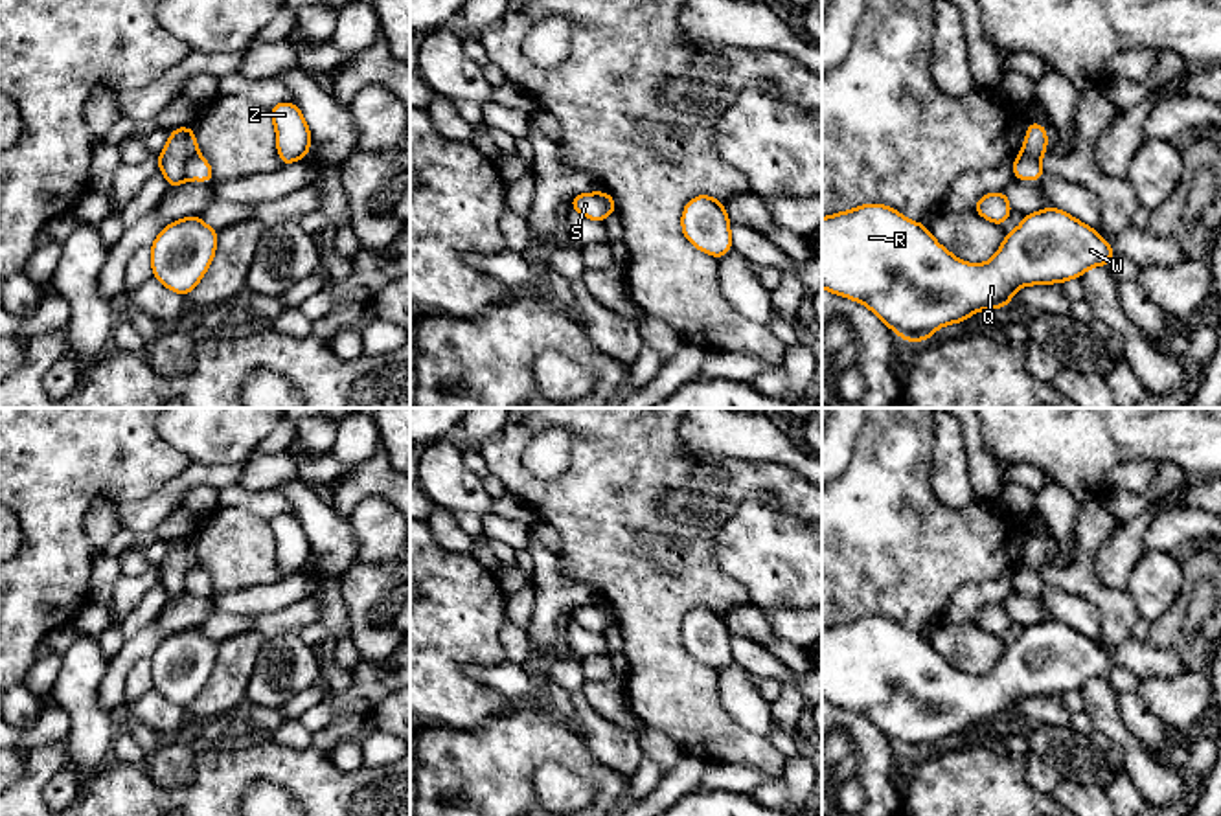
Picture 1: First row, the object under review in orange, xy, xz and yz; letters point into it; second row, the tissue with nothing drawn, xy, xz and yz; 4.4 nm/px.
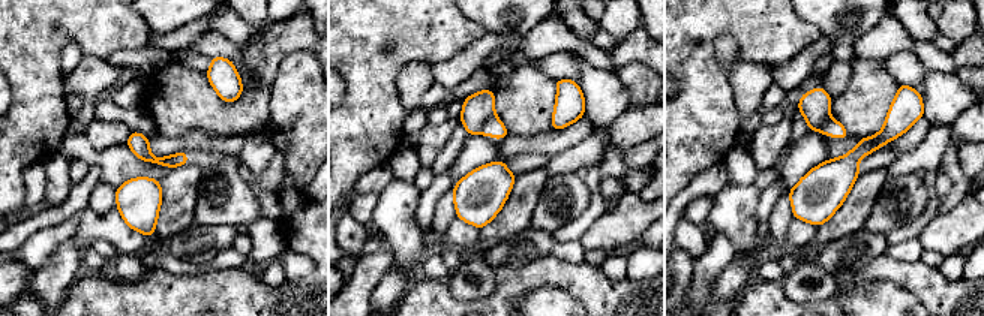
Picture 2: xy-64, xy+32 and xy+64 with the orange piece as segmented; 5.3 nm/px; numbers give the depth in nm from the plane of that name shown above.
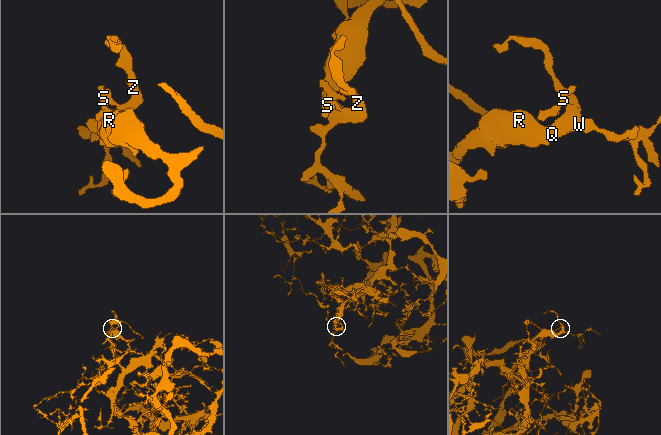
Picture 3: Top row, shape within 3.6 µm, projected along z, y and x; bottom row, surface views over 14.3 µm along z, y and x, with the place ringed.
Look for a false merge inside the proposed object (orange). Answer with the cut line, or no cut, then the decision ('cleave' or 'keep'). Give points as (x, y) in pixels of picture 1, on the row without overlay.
cut xy (197, 563), (186, 574), (186, 590); cleave

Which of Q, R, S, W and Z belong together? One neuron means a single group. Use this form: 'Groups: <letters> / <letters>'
Groups: Q R W Z / S

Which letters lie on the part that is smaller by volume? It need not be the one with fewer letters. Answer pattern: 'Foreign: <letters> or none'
Foreign: S

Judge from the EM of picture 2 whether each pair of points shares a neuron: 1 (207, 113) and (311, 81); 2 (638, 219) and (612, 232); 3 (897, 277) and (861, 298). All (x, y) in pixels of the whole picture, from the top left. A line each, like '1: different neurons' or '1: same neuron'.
1: different neurons
2: same neuron
3: different neurons

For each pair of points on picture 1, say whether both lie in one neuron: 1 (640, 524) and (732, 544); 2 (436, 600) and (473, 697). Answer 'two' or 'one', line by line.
1: two
2: one

